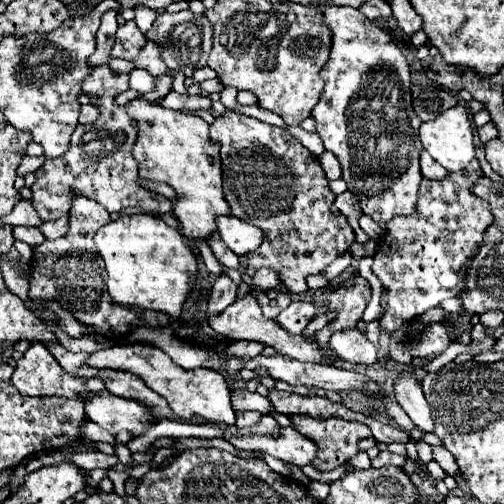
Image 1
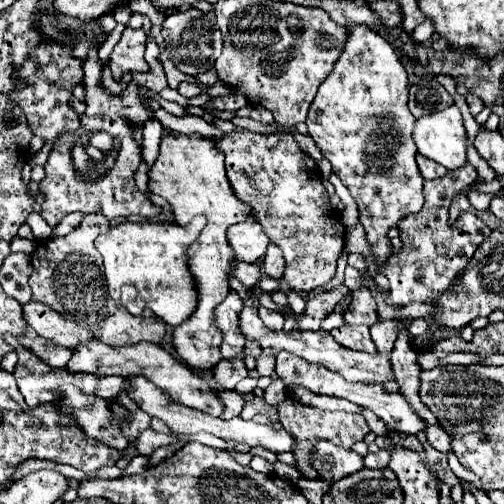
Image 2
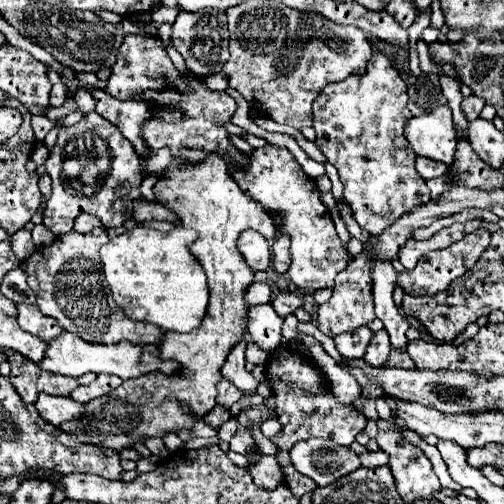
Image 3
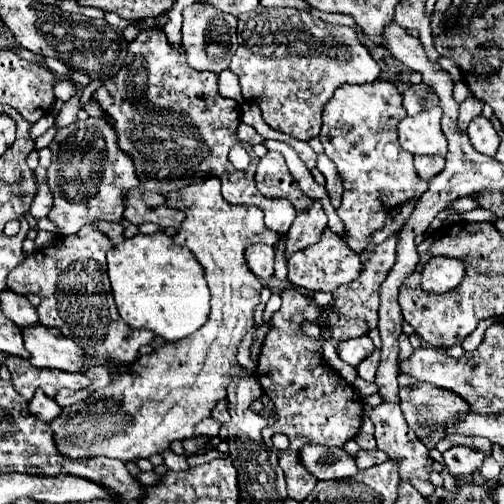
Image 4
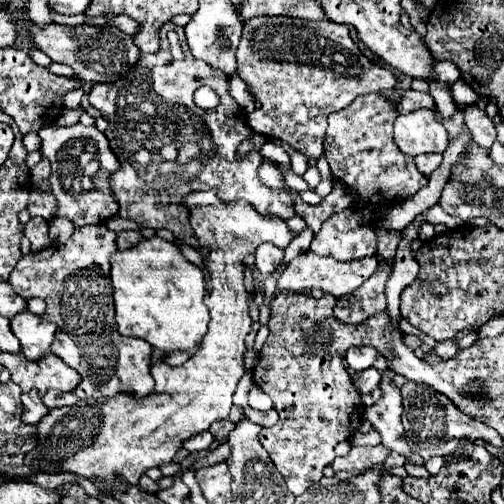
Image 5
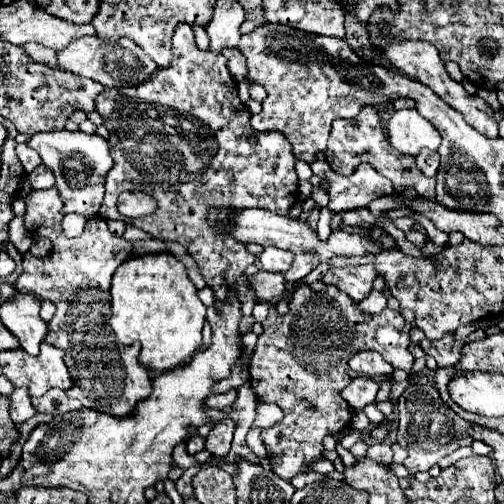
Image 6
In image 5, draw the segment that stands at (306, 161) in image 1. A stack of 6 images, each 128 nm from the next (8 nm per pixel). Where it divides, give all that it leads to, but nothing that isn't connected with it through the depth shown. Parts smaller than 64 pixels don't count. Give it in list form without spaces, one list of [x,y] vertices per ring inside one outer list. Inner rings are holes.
[[[264,162],[262,166],[260,166],[260,178],[262,178],[262,182],[266,184],[266,186],[270,186],[270,188],[286,188],[286,184],[284,184],[284,180],[282,180],[282,174],[280,174],[280,170],[278,170],[278,166],[274,164],[274,162]],[[304,252],[284,268],[276,288],[280,292],[310,292],[312,288],[322,288],[326,294],[334,294],[338,298],[360,288],[360,284],[364,284],[364,280],[368,280],[368,276],[376,272],[376,268],[378,268],[378,262],[374,256],[364,260],[354,260],[354,262],[338,262],[332,256],[322,258],[312,252]]]

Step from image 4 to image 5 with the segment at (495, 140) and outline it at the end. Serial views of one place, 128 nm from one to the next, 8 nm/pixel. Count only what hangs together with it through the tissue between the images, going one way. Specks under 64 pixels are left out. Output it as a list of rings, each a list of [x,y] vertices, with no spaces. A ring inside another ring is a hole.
[[[466,104],[462,106],[464,112],[464,120],[468,130],[472,132],[472,138],[478,146],[482,148],[490,148],[492,142],[496,140],[496,128],[494,122],[486,116],[484,110],[480,110],[476,104]]]

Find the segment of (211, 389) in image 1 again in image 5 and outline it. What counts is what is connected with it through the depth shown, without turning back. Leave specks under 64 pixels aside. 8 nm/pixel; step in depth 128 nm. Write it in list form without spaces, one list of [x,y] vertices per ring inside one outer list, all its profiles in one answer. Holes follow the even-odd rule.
[[[24,310],[14,318],[10,318],[10,328],[14,336],[20,340],[22,354],[28,360],[42,358],[54,342],[56,324],[46,322],[42,316],[32,314],[30,310]]]

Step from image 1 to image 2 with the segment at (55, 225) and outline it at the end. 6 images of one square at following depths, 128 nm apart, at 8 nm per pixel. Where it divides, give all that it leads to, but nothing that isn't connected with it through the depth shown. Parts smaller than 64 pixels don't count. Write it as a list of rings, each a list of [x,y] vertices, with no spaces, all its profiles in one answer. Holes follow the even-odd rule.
[[[68,214],[62,218],[62,222],[52,230],[52,236],[58,238],[58,236],[64,236],[64,234],[70,234],[74,228],[80,226],[80,220],[82,220],[82,214]]]

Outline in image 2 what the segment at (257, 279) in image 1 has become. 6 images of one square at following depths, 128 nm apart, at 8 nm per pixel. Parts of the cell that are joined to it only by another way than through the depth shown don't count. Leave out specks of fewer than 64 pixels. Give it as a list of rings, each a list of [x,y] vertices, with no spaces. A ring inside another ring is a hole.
[[[270,244],[268,246],[268,252],[264,256],[262,270],[264,270],[264,274],[270,274],[276,280],[282,278],[282,272],[284,272],[284,256],[282,256],[280,248],[276,248],[276,244]]]

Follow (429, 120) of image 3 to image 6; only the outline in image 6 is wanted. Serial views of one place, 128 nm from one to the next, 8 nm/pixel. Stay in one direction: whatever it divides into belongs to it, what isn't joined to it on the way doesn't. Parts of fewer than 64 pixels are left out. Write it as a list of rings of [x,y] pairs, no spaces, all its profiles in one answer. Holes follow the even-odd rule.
[[[414,108],[412,110],[398,110],[386,124],[388,142],[402,154],[418,156],[422,148],[436,150],[440,146],[438,130],[422,118]]]

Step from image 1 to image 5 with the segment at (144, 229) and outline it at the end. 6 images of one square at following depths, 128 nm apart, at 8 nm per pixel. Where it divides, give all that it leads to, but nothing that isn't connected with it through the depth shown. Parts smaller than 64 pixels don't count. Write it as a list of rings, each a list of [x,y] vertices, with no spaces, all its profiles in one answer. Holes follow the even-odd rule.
[[[150,238],[130,250],[112,256],[110,270],[116,304],[116,328],[122,336],[142,338],[158,352],[192,350],[208,332],[208,308],[204,306],[204,274],[188,262],[180,248],[162,238]]]

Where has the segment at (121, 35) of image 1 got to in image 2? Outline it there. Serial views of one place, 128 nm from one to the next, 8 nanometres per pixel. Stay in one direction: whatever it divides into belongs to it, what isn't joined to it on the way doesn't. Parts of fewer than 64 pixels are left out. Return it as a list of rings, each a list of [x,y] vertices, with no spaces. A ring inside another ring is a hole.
[[[126,28],[122,32],[120,42],[114,46],[114,50],[110,54],[110,62],[108,62],[116,82],[120,82],[124,74],[150,72],[150,66],[144,60],[144,50],[146,50],[146,34],[144,34],[144,30]]]

